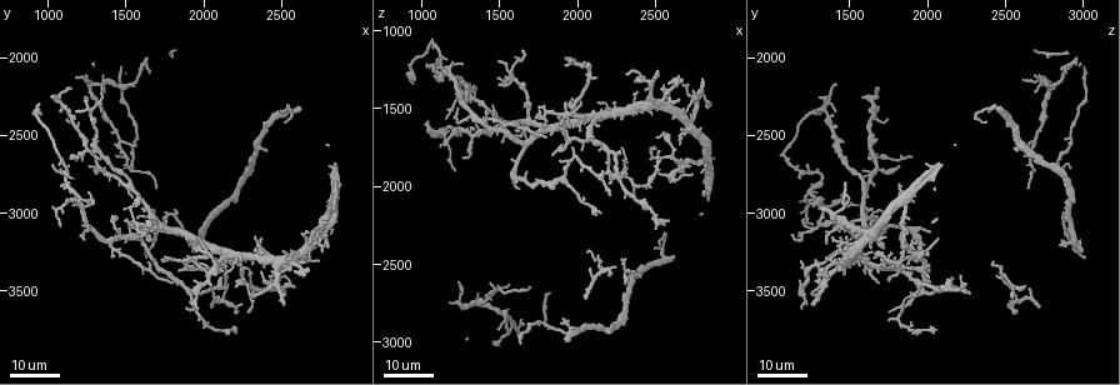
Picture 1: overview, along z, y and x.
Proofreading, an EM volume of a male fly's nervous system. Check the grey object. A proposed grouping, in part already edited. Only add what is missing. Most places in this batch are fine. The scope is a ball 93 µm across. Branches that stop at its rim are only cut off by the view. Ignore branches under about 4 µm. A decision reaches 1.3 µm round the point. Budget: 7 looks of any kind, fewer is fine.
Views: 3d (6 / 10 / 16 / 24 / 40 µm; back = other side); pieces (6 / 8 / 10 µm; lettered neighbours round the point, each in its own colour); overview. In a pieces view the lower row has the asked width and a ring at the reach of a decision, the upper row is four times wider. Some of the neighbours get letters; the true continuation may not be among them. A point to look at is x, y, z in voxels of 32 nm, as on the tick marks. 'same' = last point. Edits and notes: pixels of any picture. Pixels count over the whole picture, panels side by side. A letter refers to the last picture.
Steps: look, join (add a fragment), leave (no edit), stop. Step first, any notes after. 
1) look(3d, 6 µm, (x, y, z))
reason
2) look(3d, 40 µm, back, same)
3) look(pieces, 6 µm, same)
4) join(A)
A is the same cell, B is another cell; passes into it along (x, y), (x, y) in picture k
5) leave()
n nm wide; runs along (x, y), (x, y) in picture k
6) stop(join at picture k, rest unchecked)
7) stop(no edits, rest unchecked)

look(3d, 16 µm, (1600, 2960, 1640))
an open end

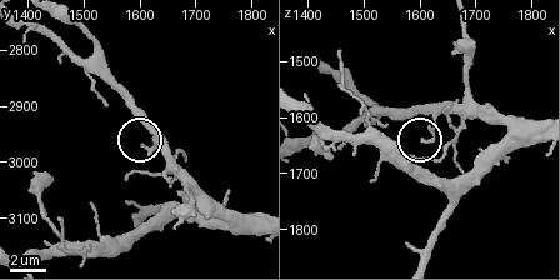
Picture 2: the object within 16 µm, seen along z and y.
look(pieces, 6 µm, (1605, 2970, 1645))
see the neighbours

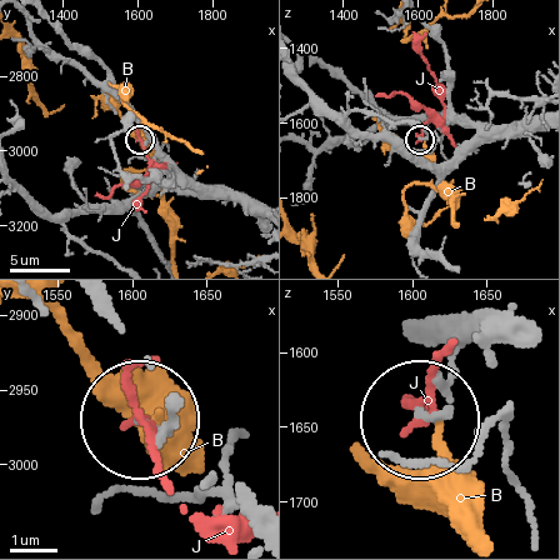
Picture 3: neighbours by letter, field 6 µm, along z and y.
leave()
160 nm wide; B and J are other cells; runs along (531, 338), (460, 349), (428, 416) in picture 3; none of them fits

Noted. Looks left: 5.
look(3d, 24 µm, (1900, 3200, 2860))
branch stops here

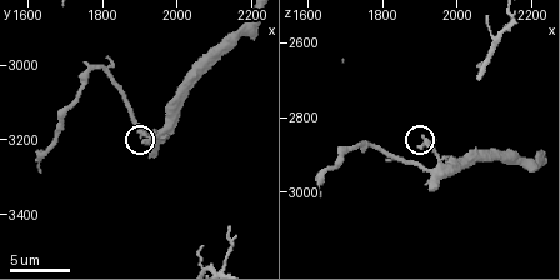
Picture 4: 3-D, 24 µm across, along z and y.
look(pieces, 10 µm, (1910, 3210, 2850))
what lies round it

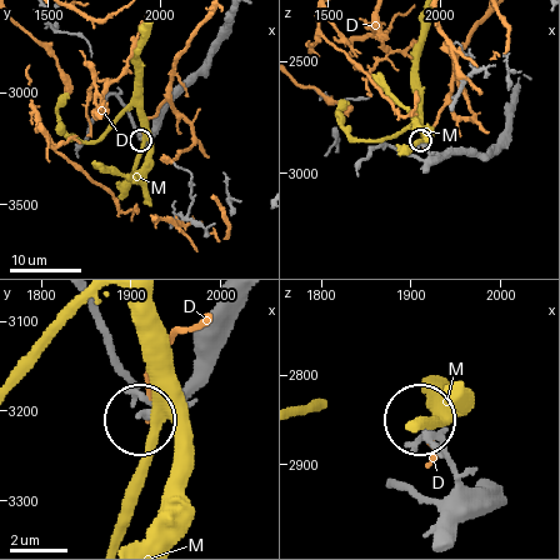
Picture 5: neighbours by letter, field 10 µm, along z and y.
leave()
D and M are other cells; runs along (244, 305), (206, 376), (144, 418) in picture 5; none of them fits

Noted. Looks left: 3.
look(3d, 24 µm, (2420, 3420, 1980))

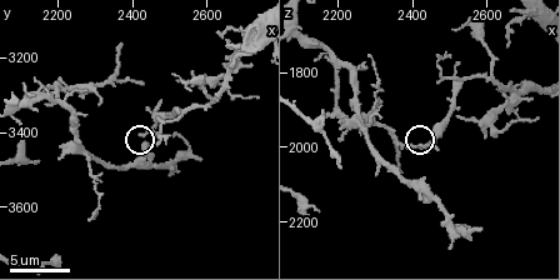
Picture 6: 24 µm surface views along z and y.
look(3d, 10 µm, (2420, 3410, 1990))
zoom in

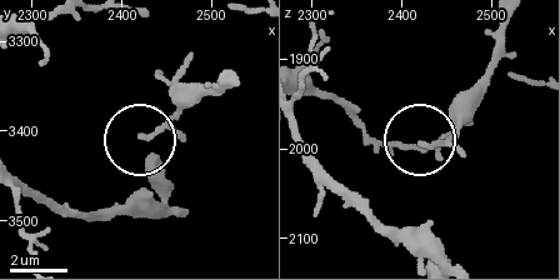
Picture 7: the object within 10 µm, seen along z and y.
look(pieces, 10 µm, (2425, 3405, 1990))

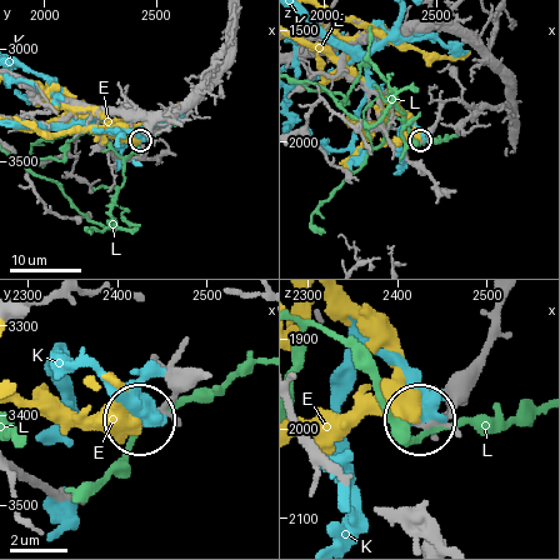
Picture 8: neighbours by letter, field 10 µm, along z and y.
leave()
170 nm wide; E, K and L are other cells; none of them fits

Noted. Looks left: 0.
stop(no edits, rest unchecked)

